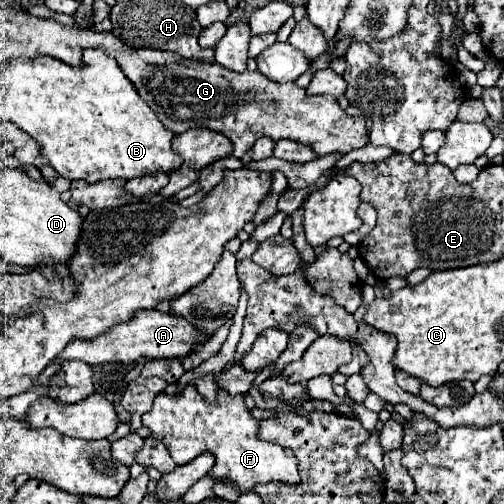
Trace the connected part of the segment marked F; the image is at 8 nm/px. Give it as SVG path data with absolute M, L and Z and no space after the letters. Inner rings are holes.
M186 384L182 392L178 394L164 394L160 392L154 400L154 408L150 412L146 412L142 416L142 424L146 424L146 428L150 428L152 436L162 440L162 444L168 448L170 456L174 458L174 462L178 466L194 460L198 454L202 454L204 450L212 452L216 456L216 464L210 470L212 478L230 478L230 482L234 482L238 488L242 488L242 492L252 490L254 484L258 482L290 482L296 484L300 480L298 476L298 462L292 450L286 450L274 442L264 442L256 436L258 432L258 420L252 418L250 410L244 404L242 396L230 396L226 390L218 390L216 392L216 402L214 404L206 404L206 400L202 398L202 394L198 394L194 384Z

